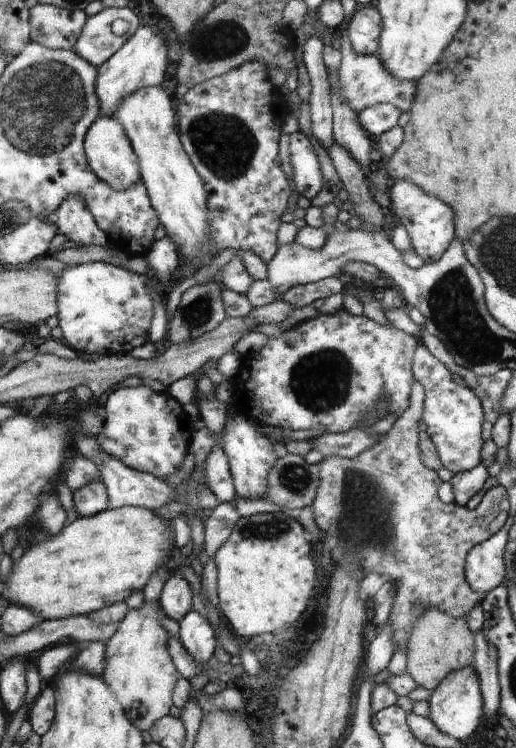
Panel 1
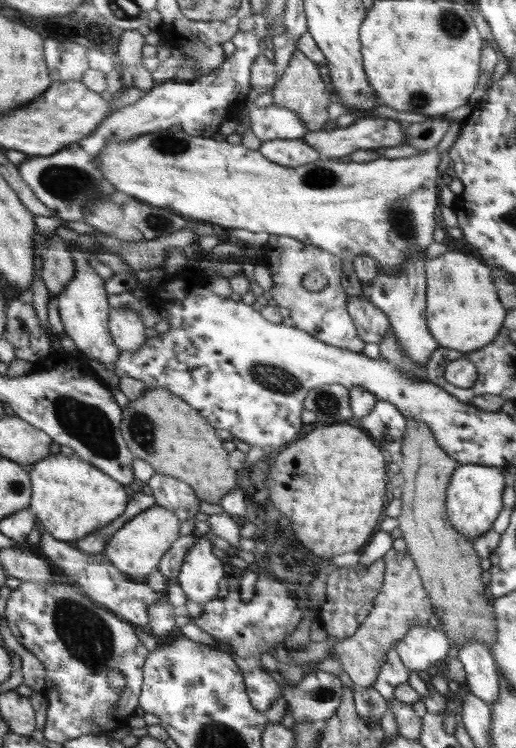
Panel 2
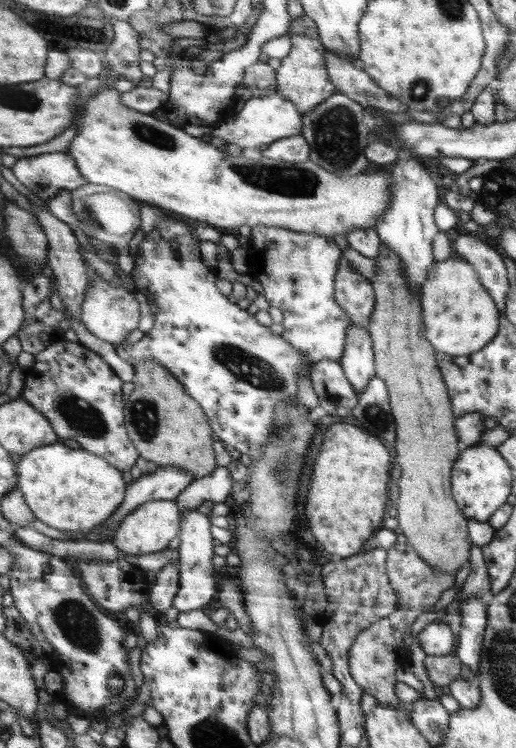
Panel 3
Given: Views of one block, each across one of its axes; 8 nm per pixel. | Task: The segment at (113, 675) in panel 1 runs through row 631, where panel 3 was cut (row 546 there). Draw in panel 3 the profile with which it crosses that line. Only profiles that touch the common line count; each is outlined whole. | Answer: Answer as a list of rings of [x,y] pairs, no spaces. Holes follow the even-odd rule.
[[[154,500],[144,502],[134,511],[130,512],[115,530],[112,543],[118,550],[134,556],[158,552],[166,549],[170,541],[180,534],[182,530],[182,517],[178,506],[170,500]]]

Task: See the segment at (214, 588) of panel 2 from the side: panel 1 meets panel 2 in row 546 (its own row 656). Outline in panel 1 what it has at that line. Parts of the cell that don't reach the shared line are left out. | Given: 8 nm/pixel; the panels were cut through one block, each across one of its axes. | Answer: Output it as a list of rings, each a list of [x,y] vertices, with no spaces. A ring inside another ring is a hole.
[[[192,609],[192,612],[188,612],[187,616],[178,623],[179,639],[197,663],[214,658],[212,654],[216,648],[216,636],[206,619]]]

